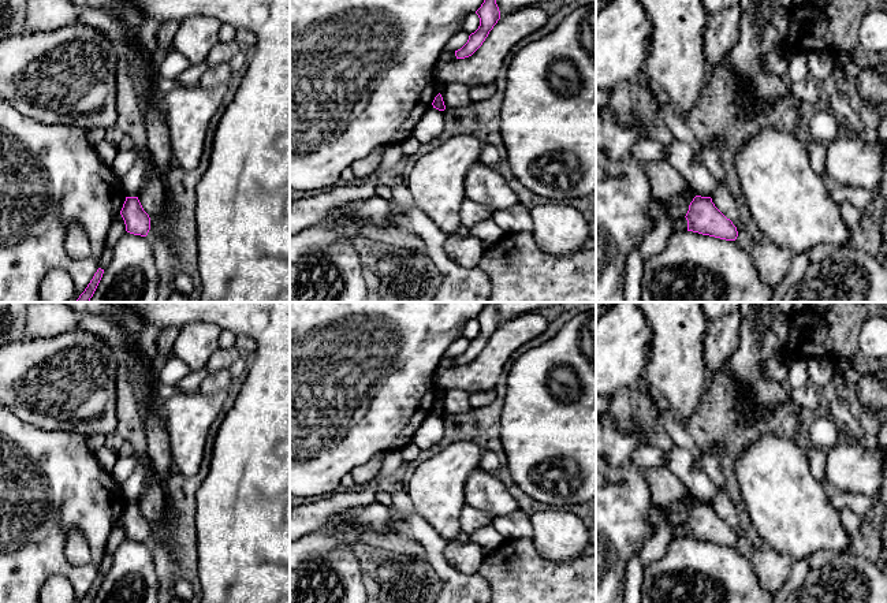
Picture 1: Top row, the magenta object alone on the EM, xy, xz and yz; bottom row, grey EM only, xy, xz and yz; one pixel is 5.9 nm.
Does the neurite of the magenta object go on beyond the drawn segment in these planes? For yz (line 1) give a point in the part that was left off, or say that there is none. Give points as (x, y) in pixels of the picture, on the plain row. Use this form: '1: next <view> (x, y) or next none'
1: next none

